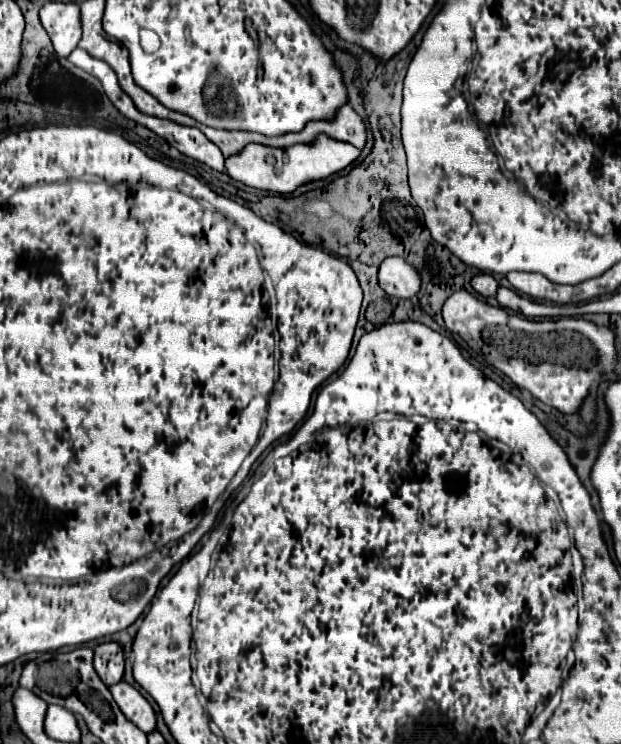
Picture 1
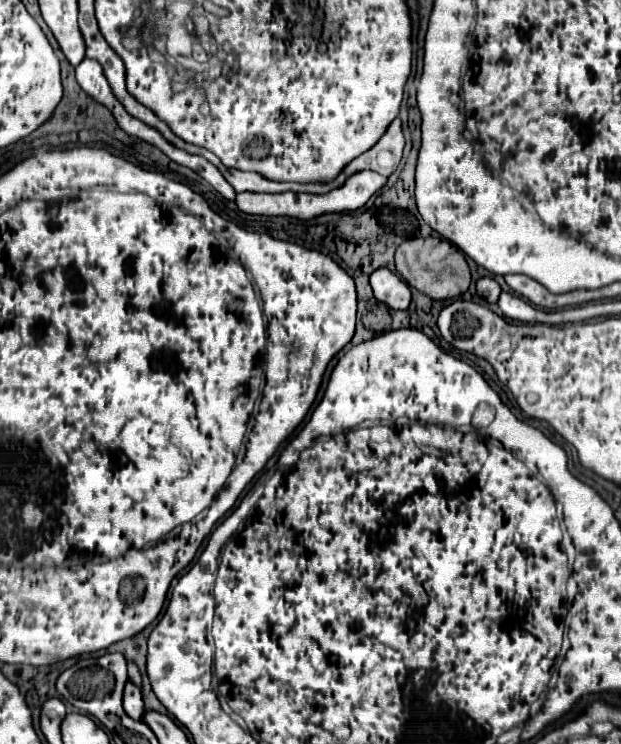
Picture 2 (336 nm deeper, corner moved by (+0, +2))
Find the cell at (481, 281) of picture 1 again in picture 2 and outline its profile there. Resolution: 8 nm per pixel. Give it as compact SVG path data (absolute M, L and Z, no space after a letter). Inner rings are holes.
M479 278L477 280L477 294L487 302L497 302L501 294L501 286L493 278Z

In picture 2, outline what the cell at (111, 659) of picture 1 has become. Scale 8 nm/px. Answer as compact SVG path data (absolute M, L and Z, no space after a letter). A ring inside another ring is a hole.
M127 680L125 690L123 690L123 708L135 720L139 720L143 710L145 710L143 708L143 700L141 700L141 690L131 680Z

